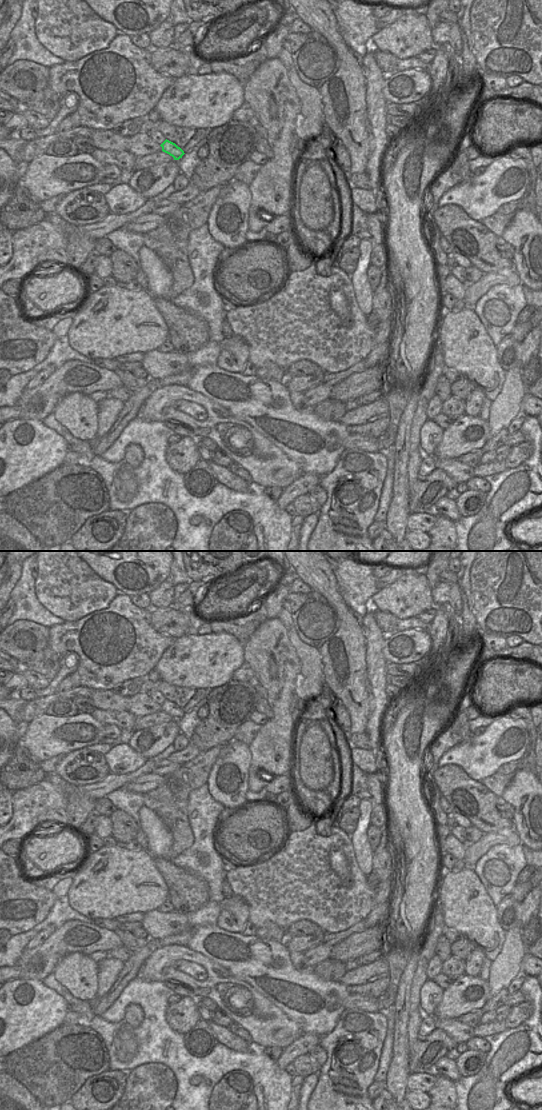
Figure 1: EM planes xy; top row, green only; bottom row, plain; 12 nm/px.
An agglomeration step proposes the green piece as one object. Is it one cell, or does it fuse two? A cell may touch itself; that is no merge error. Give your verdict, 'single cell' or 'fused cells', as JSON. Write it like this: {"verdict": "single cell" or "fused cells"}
{"verdict": "fused cells"}

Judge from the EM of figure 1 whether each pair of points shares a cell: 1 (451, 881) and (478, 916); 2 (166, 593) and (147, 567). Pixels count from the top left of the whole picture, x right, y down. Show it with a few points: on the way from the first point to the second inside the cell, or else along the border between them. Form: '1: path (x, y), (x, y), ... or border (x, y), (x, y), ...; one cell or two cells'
1: path (455, 890), (469, 907); one cell
2: border (165, 581), (148, 593); two cells

